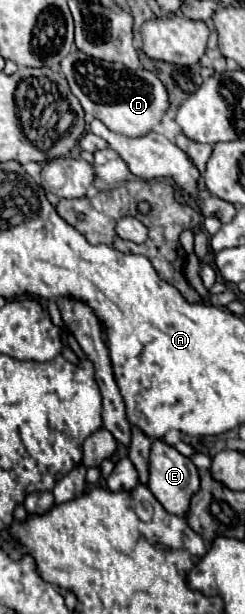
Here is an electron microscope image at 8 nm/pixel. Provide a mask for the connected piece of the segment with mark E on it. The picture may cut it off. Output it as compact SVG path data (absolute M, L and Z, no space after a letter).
M163 439L151 441L151 455L149 455L149 491L155 495L155 499L165 507L167 513L173 515L185 515L191 495L199 489L199 471L193 465L193 461L185 455L181 455L173 445L165 443Z

